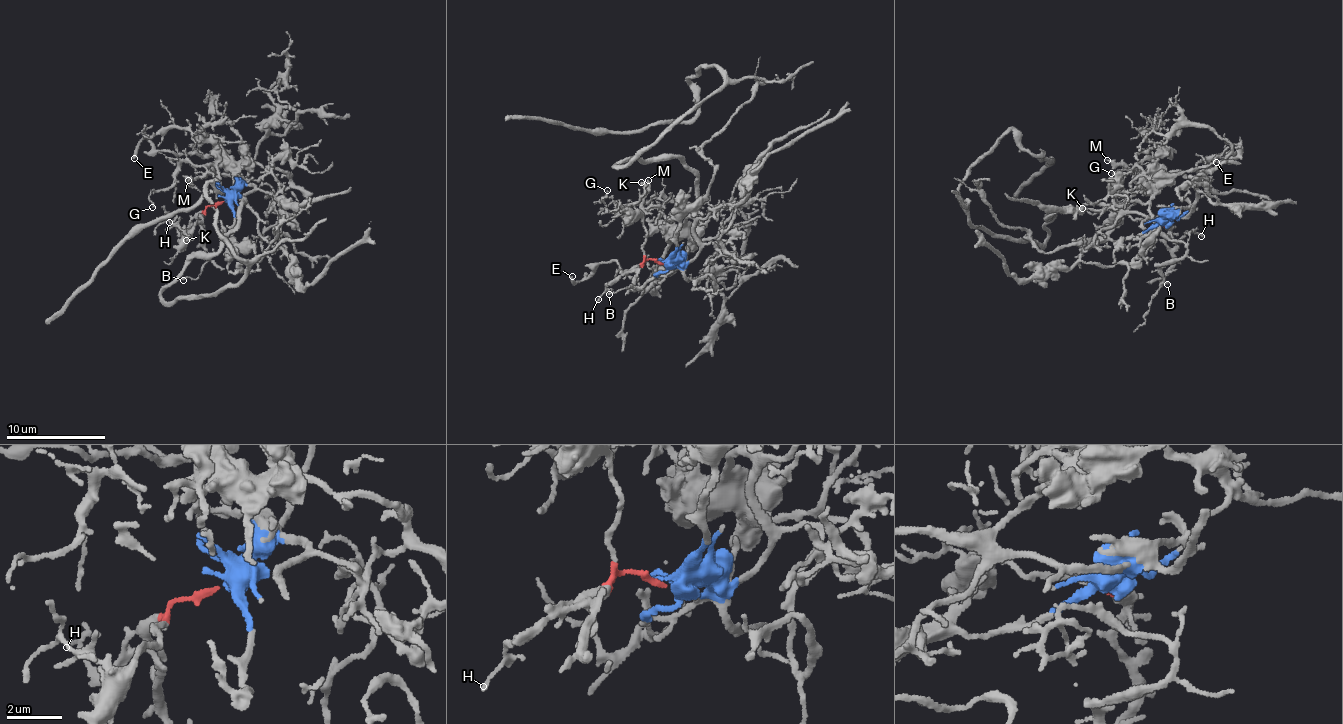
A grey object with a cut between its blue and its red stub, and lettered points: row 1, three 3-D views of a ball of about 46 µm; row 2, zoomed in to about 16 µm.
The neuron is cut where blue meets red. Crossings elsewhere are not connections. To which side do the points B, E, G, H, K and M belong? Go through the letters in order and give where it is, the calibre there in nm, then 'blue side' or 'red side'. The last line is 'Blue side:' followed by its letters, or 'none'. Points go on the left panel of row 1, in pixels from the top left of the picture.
B: (183, 280) | 120 nm | red side
E: (134, 158) | 200 nm | blue side
G: (152, 207) | 110 nm | blue side
H: (169, 222) | 120 nm | red side
K: (186, 240) | 190 nm | red side
M: (188, 180) | 280 nm | blue side
Blue side: E, G, M

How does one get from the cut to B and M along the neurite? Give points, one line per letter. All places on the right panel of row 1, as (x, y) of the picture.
B: (1168, 222), (1162, 221), (1171, 259), (1160, 284), (1167, 284)
M: (1167, 223), (1166, 218), (1142, 216), (1122, 208), (1148, 180), (1136, 166), (1131, 170), (1106, 160)

